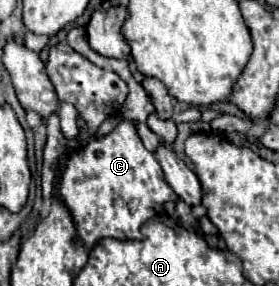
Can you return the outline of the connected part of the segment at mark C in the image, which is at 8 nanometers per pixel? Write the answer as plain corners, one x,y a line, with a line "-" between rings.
121,120
117,128
101,138
95,138
81,150
69,154
65,168
61,176
57,178
55,184
55,196
65,204
69,210
73,224
75,224
75,238
83,242
87,250
91,250
99,240
103,238
115,238
115,240
141,240
141,224
153,216
157,216
163,210
163,204
169,200
175,200
177,194
173,188
165,182
163,170
155,156
143,146
139,134
137,134
137,124
131,120

